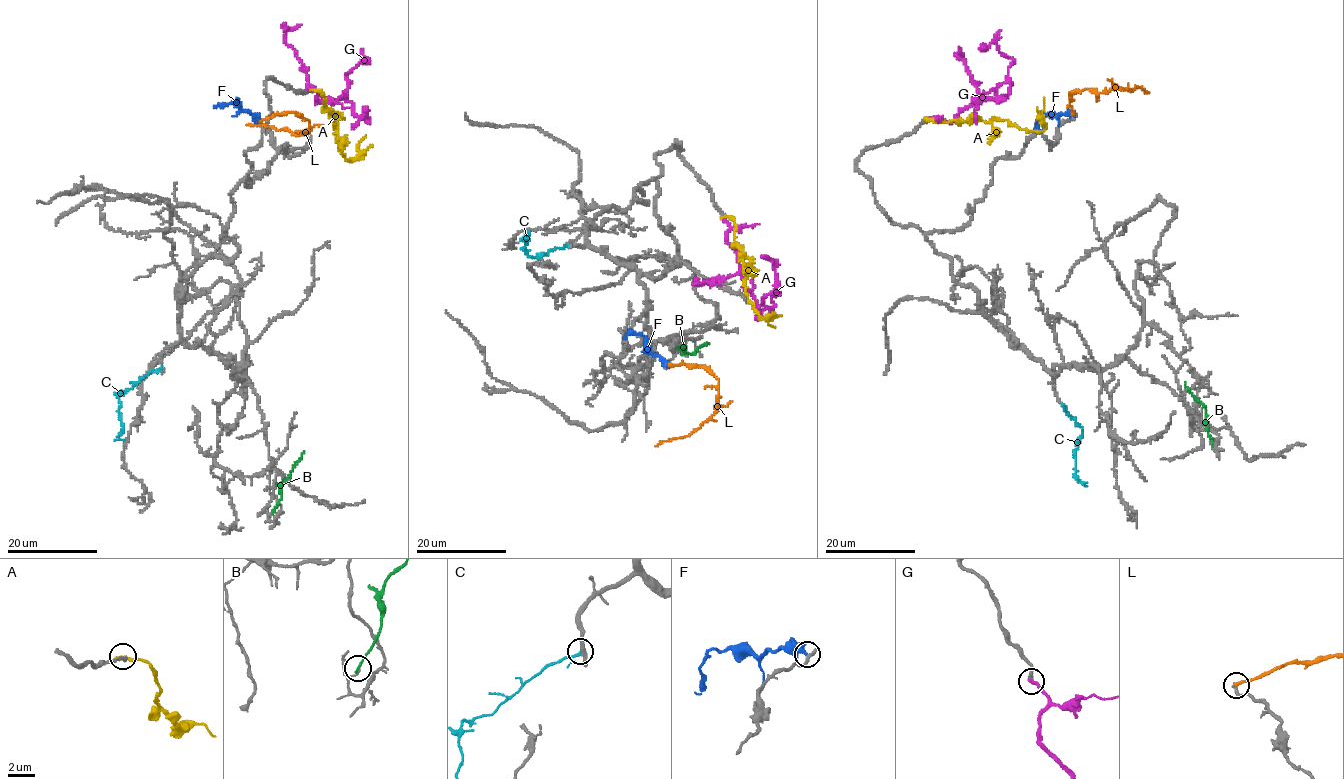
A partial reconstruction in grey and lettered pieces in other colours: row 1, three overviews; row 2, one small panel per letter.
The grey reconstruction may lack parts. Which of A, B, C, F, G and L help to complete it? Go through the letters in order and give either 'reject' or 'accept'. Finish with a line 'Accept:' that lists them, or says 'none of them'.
A: reject
B: reject
C: reject
F: reject
G: accept
L: reject
Accept: G

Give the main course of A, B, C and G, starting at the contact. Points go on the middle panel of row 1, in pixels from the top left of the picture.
A: (723, 217), (730, 217), (736, 226), (734, 244), (741, 250), (747, 299), (774, 328)
B: (677, 347), (685, 346), (687, 353), (708, 343)
C: (568, 245), (532, 258), (526, 253), (524, 240), (529, 233), (524, 236), (530, 240)
G: (723, 220), (743, 286), (756, 305), (775, 287), (775, 271), (769, 258), (761, 256)

